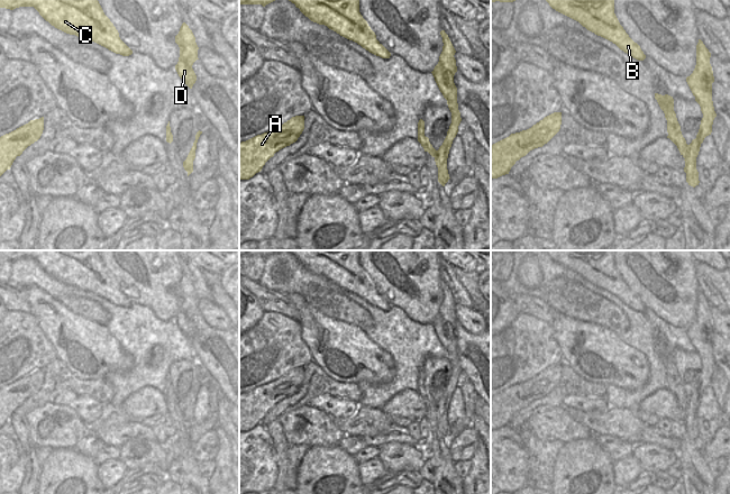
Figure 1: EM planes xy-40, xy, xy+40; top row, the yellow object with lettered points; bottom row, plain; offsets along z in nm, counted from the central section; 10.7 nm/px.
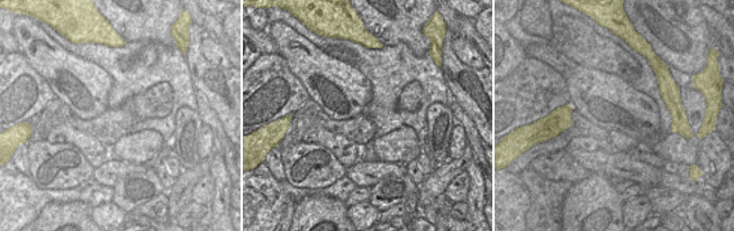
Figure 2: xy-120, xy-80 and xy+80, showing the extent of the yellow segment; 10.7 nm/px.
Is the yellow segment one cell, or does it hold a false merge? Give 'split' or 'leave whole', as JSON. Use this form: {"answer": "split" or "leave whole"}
{"answer": "split"}

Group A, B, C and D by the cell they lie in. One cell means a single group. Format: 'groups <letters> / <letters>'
groups A B C / D

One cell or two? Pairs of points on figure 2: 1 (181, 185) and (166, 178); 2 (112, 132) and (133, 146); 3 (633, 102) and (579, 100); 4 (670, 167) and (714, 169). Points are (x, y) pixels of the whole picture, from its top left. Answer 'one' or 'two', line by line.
1: two
2: two
3: one
4: two

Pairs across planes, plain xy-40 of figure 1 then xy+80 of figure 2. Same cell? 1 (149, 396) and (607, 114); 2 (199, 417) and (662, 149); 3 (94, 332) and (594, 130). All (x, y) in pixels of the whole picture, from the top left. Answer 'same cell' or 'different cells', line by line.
1: different cells
2: same cell
3: different cells

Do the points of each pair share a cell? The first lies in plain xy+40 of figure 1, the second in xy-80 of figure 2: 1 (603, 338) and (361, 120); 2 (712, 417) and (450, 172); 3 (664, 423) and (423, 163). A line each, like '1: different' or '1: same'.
1: different
2: different
3: different

